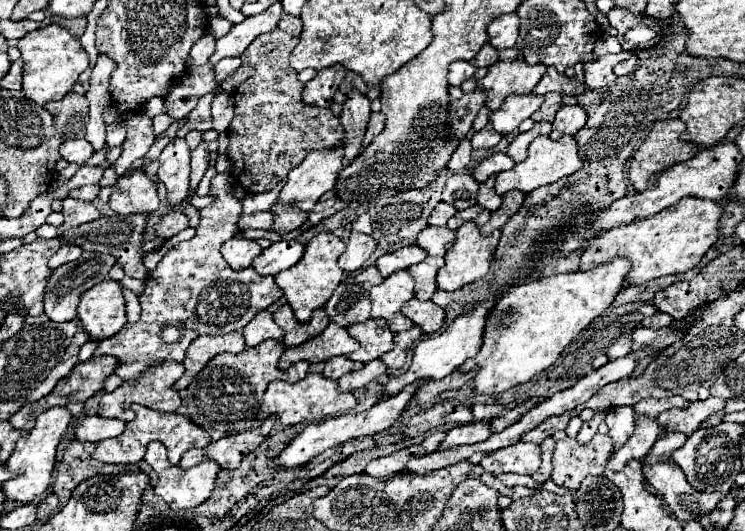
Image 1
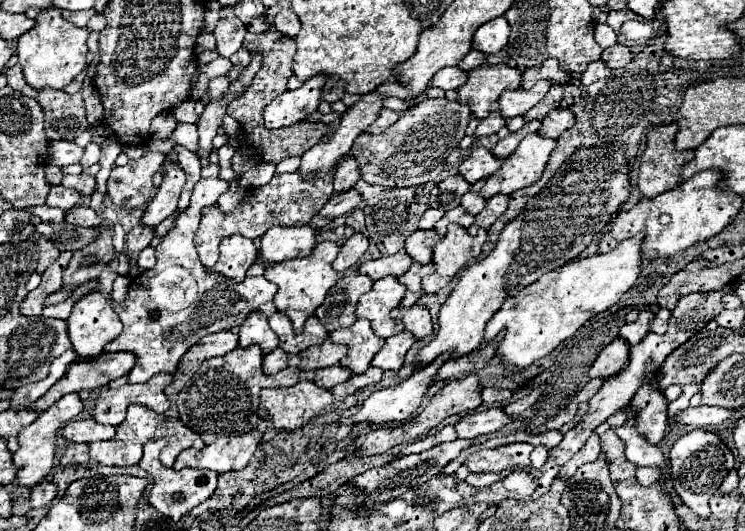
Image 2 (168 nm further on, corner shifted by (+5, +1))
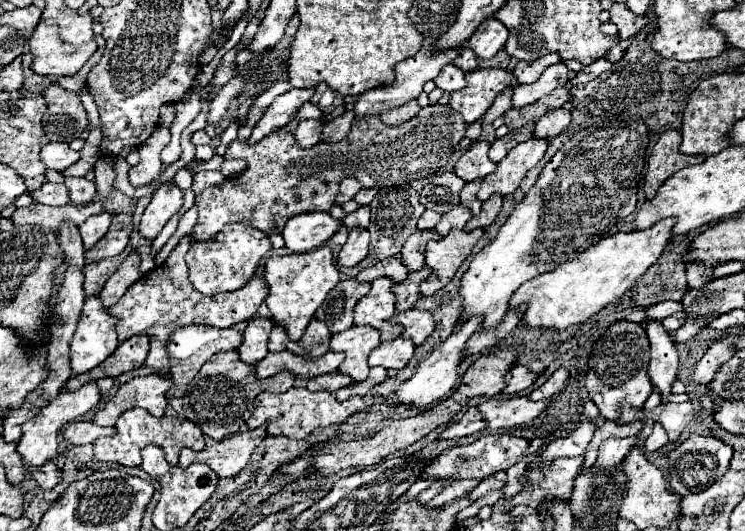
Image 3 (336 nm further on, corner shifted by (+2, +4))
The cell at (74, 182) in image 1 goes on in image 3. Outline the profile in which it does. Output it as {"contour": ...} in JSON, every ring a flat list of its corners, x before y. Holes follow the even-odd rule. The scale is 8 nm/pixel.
{"contour":[[67,177,63,183,67,185,67,189,69,189,69,199,71,199,71,203,75,203,75,205,87,205,87,203,91,203,91,201,95,199,95,195,97,195,95,183,87,181,85,177]]}

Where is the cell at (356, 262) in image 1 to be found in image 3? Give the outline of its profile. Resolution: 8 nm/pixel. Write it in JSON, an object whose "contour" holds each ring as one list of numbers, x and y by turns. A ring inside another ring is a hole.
{"contour":[[363,227,351,229,347,243,339,251,337,265,339,267,355,267,357,263,361,263,367,257,367,249,369,249,369,231]]}

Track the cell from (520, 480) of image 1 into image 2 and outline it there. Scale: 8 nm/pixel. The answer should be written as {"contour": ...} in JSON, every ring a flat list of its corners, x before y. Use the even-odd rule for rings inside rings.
{"contour":[[470,472,466,480,470,480,472,486,482,488,482,486,490,486,490,484,502,480,502,474,494,474,494,472,492,472,492,474,474,474,474,472]]}

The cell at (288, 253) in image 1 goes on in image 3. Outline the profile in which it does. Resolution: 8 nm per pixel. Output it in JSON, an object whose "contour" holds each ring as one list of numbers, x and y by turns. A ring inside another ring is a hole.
{"contour":[[299,213,287,221,281,235,289,251,305,253,329,241,341,225,343,221,331,217,329,213]]}

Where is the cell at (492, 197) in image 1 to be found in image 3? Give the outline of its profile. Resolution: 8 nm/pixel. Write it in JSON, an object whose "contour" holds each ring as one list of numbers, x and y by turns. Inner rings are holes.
{"contour":[[477,179,477,181,473,181,473,183,467,183,467,185,461,189,461,193,459,193,461,203,467,205,467,207,471,209,473,215,481,213,481,201,477,199,477,191,479,191,479,187,481,187,481,179]]}

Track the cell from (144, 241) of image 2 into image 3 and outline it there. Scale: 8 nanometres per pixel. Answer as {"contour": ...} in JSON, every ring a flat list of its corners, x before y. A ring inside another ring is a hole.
{"contour":[[131,251,127,255,127,259,123,261,121,269,115,271,115,275,105,283,105,287,101,289,99,293,99,299,101,303,109,309,111,305,115,305,121,295,141,277,141,271,139,271,139,255,135,251]]}

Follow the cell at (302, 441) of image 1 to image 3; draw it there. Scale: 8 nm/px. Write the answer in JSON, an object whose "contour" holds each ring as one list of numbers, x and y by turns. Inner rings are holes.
{"contour":[[469,317,469,321,465,321,465,325,459,325,459,329,455,329,443,343,439,343,439,347,435,347,433,353,417,365,415,375,411,379,407,379,403,385,399,385,399,389,397,389,399,403,427,409,429,405,447,397,451,393,451,389,457,385,457,371,459,371,459,365,463,361,465,343,477,331,479,325,481,325,481,317]]}

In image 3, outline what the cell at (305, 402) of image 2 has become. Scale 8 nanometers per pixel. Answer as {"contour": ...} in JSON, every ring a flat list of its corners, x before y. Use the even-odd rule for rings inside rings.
{"contour":[[291,387,289,391,275,395,275,393,261,393,255,401,255,407,263,409,267,415,267,435,285,435,289,439,303,439,317,427,327,427,335,423,345,423,347,417,353,413,359,413,365,409,365,403,361,397,349,397,345,403,339,403,333,393,327,391,309,391]]}

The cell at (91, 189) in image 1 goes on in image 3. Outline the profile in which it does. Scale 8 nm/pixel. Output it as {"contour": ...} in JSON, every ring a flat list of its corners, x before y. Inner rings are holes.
{"contour":[[45,183,41,189,35,189,29,193,37,203,45,205,67,205,69,203,69,191,63,183]]}

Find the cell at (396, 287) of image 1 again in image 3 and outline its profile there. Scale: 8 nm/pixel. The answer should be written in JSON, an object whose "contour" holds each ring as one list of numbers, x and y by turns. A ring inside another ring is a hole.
{"contour":[[379,277,371,283,371,291,359,299,355,307,355,325,371,325,381,333,381,341,393,341,401,337,401,325,393,325,389,319,395,313,393,281,389,277]]}

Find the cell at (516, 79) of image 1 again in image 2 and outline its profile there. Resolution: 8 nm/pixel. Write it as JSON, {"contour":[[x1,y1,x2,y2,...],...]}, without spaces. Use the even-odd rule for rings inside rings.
{"contour":[[484,64,468,72,468,82,458,88,458,100,468,104,472,114,486,118,492,104,500,98,504,90,520,90,522,70,508,64]]}

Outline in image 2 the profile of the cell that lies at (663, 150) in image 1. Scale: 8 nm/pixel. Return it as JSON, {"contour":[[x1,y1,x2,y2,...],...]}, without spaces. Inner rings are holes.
{"contour":[[668,124,650,130,646,136,646,150,638,170,638,190,646,198,654,198,660,192,672,190,678,182,680,166,694,158,694,150,678,152,674,148,676,132,678,124]]}

